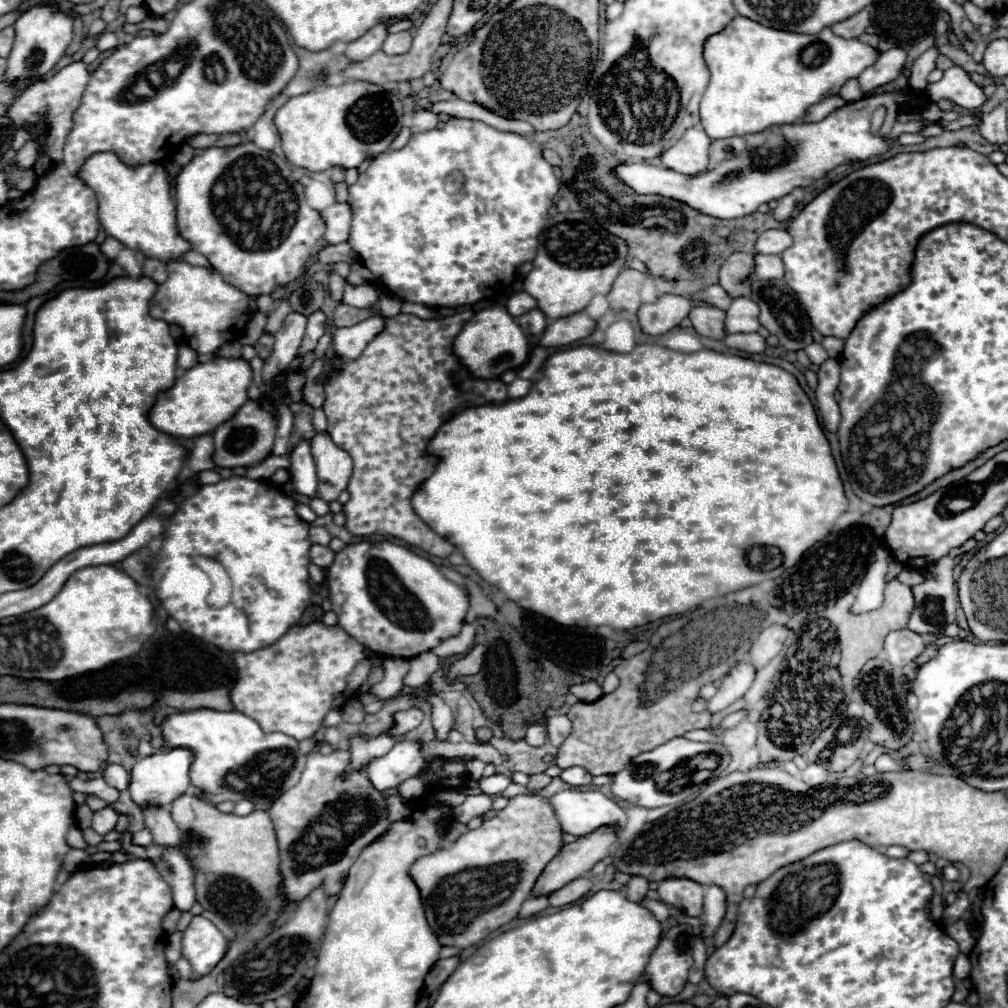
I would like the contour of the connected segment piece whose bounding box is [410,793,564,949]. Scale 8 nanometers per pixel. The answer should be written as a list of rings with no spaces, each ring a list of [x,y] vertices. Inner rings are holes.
[[[526,793],[512,797],[508,805],[502,811],[498,811],[496,817],[484,821],[478,829],[464,833],[452,847],[438,849],[432,855],[420,857],[412,865],[410,875],[420,889],[428,923],[432,931],[438,937],[442,937],[442,945],[454,945],[458,949],[466,949],[486,939],[500,927],[508,925],[518,915],[520,905],[530,897],[530,891],[542,869],[564,847],[562,833],[564,831],[554,813],[552,803],[540,797],[538,793]]]

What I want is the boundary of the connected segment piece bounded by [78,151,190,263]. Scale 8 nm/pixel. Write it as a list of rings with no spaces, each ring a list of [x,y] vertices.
[[[94,153],[90,155],[82,169],[78,171],[78,177],[96,193],[98,199],[98,219],[106,231],[106,235],[118,239],[130,249],[142,251],[146,257],[154,257],[160,261],[172,261],[172,257],[182,259],[180,255],[190,249],[188,241],[184,241],[176,229],[176,205],[170,193],[170,185],[166,181],[166,173],[156,163],[144,163],[144,165],[126,165],[116,153]]]

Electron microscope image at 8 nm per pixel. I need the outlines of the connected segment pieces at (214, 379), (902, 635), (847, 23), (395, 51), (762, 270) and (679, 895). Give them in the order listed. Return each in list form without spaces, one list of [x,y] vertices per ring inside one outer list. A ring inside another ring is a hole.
[[[218,357],[208,363],[200,363],[176,379],[170,389],[158,393],[152,409],[148,411],[148,419],[158,431],[168,433],[174,439],[190,439],[212,433],[248,401],[246,391],[250,383],[252,369],[244,359]]]
[[[908,629],[892,631],[884,641],[884,651],[894,667],[904,667],[924,651],[924,639]]]
[[[860,11],[860,13],[856,13],[856,15],[852,15],[852,17],[836,23],[836,25],[832,25],[830,29],[832,29],[834,35],[838,35],[838,37],[854,39],[854,37],[860,37],[860,35],[866,31],[868,25],[870,25],[868,13],[866,13],[866,11]]]
[[[400,31],[400,33],[392,33],[386,37],[382,51],[388,55],[402,55],[410,49],[412,45],[412,33],[410,31]]]
[[[756,255],[754,257],[754,275],[758,279],[780,279],[784,275],[784,265],[780,255]]]
[[[668,879],[658,883],[658,895],[664,903],[680,909],[688,917],[698,917],[702,913],[704,887],[688,879]]]

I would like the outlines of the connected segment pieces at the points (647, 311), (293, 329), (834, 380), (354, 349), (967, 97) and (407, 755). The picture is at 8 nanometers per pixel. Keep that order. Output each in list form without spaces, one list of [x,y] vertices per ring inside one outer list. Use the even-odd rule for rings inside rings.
[[[662,295],[654,303],[646,303],[638,309],[638,323],[646,335],[664,335],[678,327],[690,313],[692,303],[680,295]]]
[[[292,311],[286,319],[284,319],[284,325],[280,327],[280,331],[274,335],[274,351],[272,355],[264,361],[264,381],[270,383],[274,375],[282,373],[290,363],[292,359],[296,357],[298,353],[298,347],[300,347],[300,341],[304,337],[304,331],[306,331],[306,325],[308,325],[308,317],[302,315],[302,313],[296,313]]]
[[[826,359],[818,371],[818,387],[816,387],[816,405],[822,415],[822,421],[828,431],[836,431],[840,423],[838,403],[834,399],[836,387],[840,383],[840,363],[838,359]]]
[[[372,315],[370,319],[360,321],[346,329],[336,329],[334,337],[332,337],[336,357],[344,363],[356,359],[364,351],[368,341],[376,333],[380,333],[380,329],[384,329],[384,317],[380,317],[380,315]]]
[[[950,67],[944,71],[944,77],[926,87],[926,95],[930,101],[950,99],[958,103],[964,111],[980,111],[986,103],[986,95],[982,87],[978,87],[964,69]]]
[[[400,741],[390,753],[372,761],[366,769],[366,777],[378,791],[394,789],[404,779],[418,775],[426,769],[426,757],[420,755],[416,741]]]

